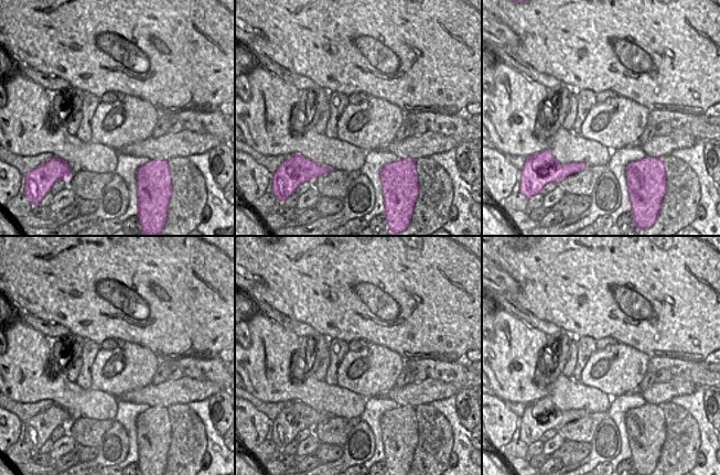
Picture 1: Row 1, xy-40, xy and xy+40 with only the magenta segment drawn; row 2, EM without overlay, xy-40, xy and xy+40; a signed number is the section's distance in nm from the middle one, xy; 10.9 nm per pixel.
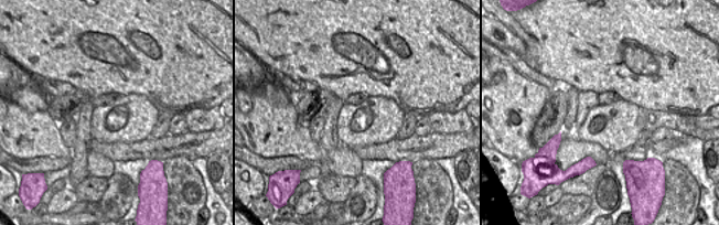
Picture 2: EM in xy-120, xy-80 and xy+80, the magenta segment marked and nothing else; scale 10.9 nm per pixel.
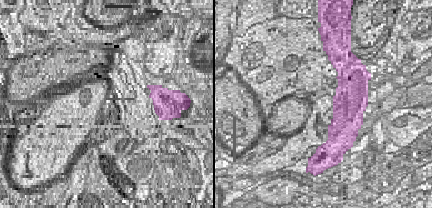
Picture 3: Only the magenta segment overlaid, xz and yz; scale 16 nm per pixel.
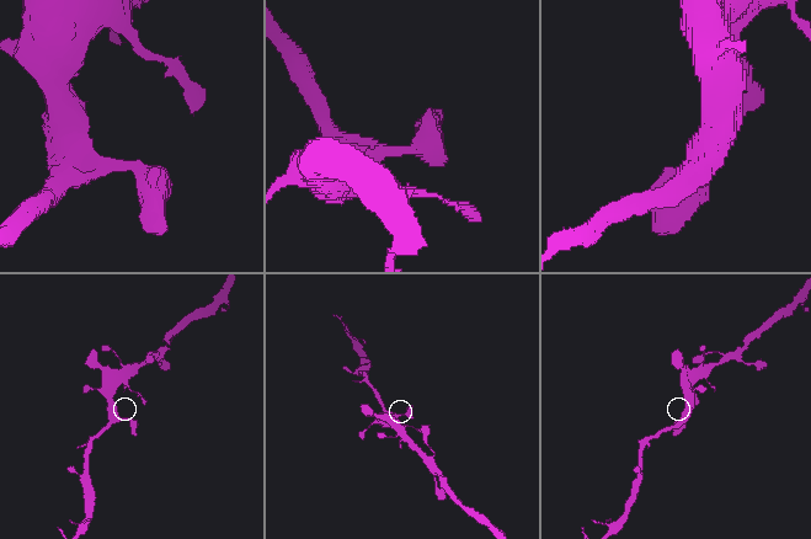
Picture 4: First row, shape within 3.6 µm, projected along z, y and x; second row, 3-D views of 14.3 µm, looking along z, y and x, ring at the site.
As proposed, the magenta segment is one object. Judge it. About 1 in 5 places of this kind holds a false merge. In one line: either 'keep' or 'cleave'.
keep

